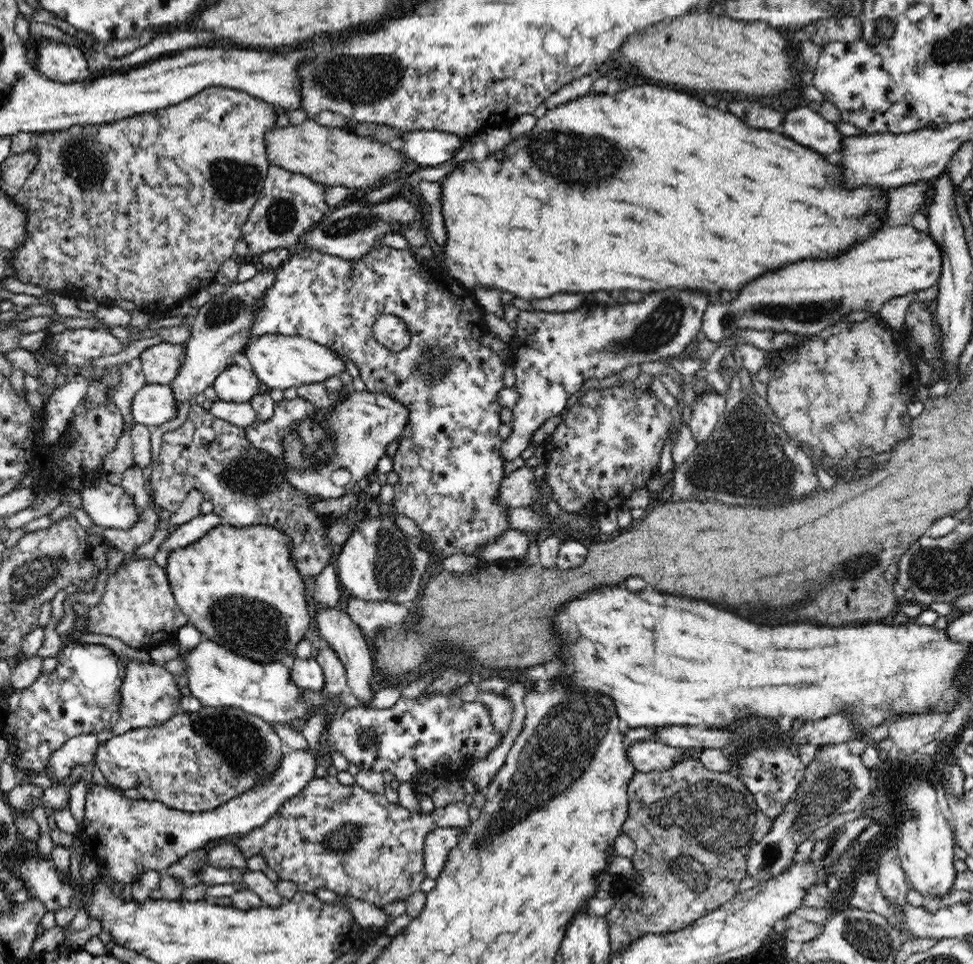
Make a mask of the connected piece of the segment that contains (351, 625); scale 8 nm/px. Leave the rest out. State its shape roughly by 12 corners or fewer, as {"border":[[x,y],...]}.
{"border":[[336,607],[312,620],[344,665],[348,691],[370,710],[376,668],[361,628]]}

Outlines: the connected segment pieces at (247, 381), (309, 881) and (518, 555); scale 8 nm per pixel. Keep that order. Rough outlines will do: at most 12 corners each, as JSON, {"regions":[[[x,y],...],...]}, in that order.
{"regions":[[[235,364],[214,379],[217,398],[248,403],[267,390],[253,371]],[[327,774],[230,843],[279,878],[382,909],[421,890],[421,814]],[[508,529],[473,555],[489,562],[520,559],[531,543]]]}

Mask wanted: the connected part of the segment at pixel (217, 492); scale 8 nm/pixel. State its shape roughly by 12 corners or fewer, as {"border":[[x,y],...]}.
{"border":[[192,402],[162,436],[151,499],[190,490],[232,526],[285,532],[303,578],[336,563],[334,521],[284,463]]}

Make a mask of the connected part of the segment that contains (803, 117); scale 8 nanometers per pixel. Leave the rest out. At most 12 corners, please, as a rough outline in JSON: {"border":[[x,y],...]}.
{"border":[[808,106],[779,127],[794,142],[832,158],[846,137]]}

